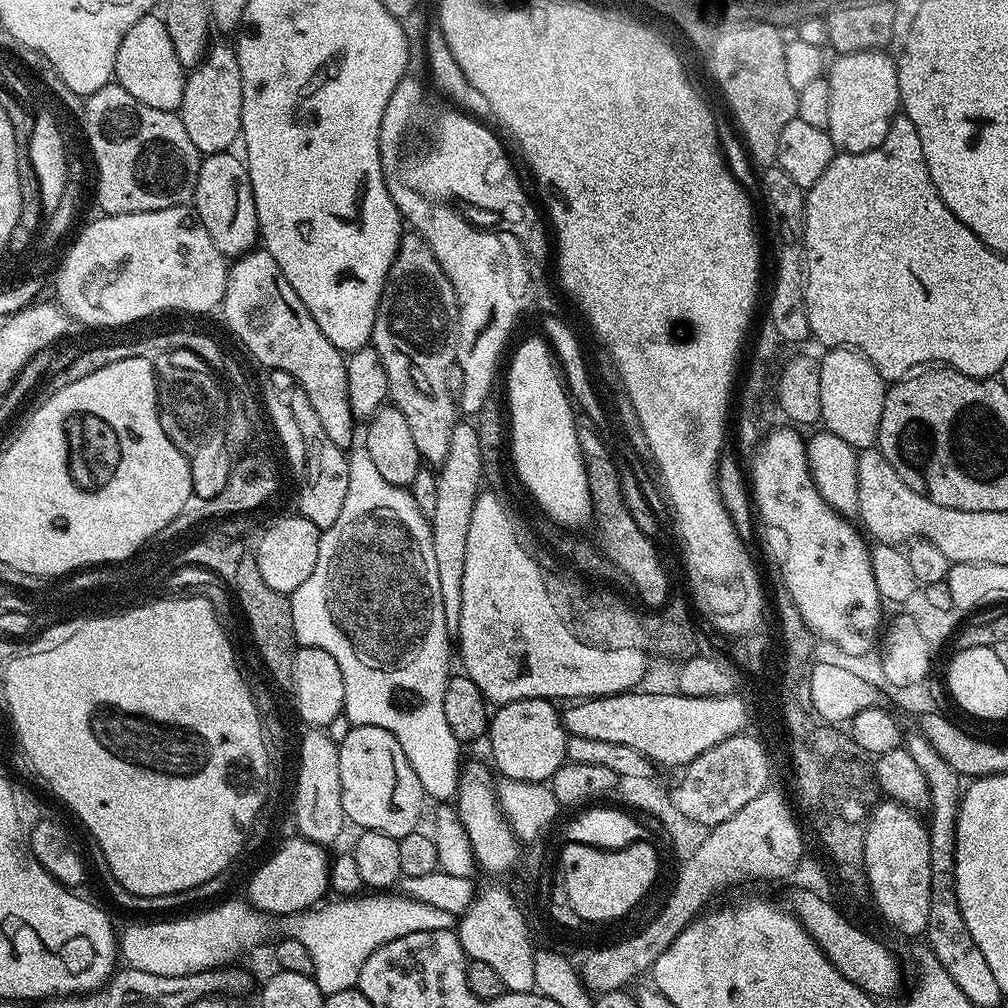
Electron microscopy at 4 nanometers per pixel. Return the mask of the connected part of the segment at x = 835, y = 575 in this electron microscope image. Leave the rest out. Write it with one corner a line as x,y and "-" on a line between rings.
784,427
788,428
776,428
763,437
759,448
751,457
752,476
750,472
754,508
759,523
761,520
768,531
768,552
772,555
773,562
780,567
779,583
790,594
795,606
798,606
806,626
821,641
829,640
838,651
845,652
844,656
848,658
866,654
877,647
882,621
885,619
885,605
871,569
869,545
864,545
865,537
861,529
849,517
837,513
820,496
809,472
805,437
800,437
795,427

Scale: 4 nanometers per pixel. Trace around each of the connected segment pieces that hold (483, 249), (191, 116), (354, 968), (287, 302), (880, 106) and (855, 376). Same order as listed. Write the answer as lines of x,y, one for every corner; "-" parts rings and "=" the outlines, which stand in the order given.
405,78
398,82
398,86
394,90
394,94
390,98
390,102
386,102
386,110
382,114
382,126
380,127
380,161
382,162
382,170
384,171
384,181
386,182
386,190
390,194
390,198
394,202
394,206
400,212
400,219
411,231
418,232
423,240
430,246
430,250
434,250
434,258
438,258
438,266
442,266
442,270
446,274
446,278
450,278
450,282
454,286
454,294
458,299
460,299
460,325
458,326
458,338
456,339
456,363
460,364
463,373
463,389
462,394
458,399
458,408
461,413
464,412
465,417
472,418
475,417
476,412
482,408
482,404
487,400
493,399
494,392
492,392
492,387
496,384
496,367
500,364
500,355
504,352
504,347
508,344
508,335
513,335
512,320
513,316
517,313
517,309
521,308
522,298
525,296
525,270
524,262
521,260
520,248
517,248
517,244
513,243
512,239
508,238
508,234
505,232
498,232
495,230
485,230
483,227
471,224
473,221
471,219
463,220
458,213
455,212
455,207
449,206
444,202
437,202
427,195
424,196
420,192
415,192
406,181
400,180
400,168
402,168
401,153
402,146
400,143
404,140
404,131
408,128
408,123
412,120
412,107
415,106
416,102
420,98
420,84
416,80
411,80
411,78
=
213,43
202,63
187,73
178,115
186,134
190,134
190,142
204,156
227,152
235,140
237,143
241,139
242,74
231,43
=
392,894
346,898
337,901
338,904
325,903
283,921
283,935
292,936
310,950
310,958
314,958
314,979
325,996
357,987
366,958
370,958
378,946
386,946
386,942
394,942
394,938
406,938
406,934
453,927
454,917
446,914
446,910
426,906
426,902
411,900
403,894
388,895
=
251,250
231,261
222,313
229,333
248,347
257,365
268,370
286,370
296,385
306,390
306,398
310,398
310,406
318,413
330,442
351,449
358,420
350,410
345,353
318,330
318,322
306,310
302,298
294,294
294,286
286,282
282,270
278,270
278,262
268,252
=
887,51
845,52
835,57
832,69
826,72
830,86
830,122
827,131
840,152
869,152
886,138
892,119
901,111
898,90
897,61
887,56
=
833,348
819,357
822,378
822,414
827,431
848,442
855,450
873,447
880,438
880,419
884,409
886,381
880,377
863,352
855,348

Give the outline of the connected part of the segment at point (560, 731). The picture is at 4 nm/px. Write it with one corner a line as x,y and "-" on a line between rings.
522,698
499,705
491,713
486,733
486,743
492,747
491,763
495,771
503,779
531,784
551,781
552,775
566,763
568,738
561,709
553,701
542,698

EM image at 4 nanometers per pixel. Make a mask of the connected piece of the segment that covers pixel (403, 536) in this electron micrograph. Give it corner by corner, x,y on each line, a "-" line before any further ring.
367,458
349,459
348,469
350,470
350,486
346,494
346,503
342,505
342,514
338,514
338,522
334,526
323,529
320,534
320,545
318,546
318,562
314,562
314,574
298,586
298,590
290,593
292,612
294,618
294,634
297,645
301,648
317,648
326,650
334,662
338,662
338,670
342,670
342,686
346,686
346,698
344,699
343,715
347,716
350,723
355,726
382,726
382,730
390,730
394,738
402,746
402,754
414,766
414,774
418,774
418,782
422,782
422,790
429,801
448,802
455,797
456,787
460,785
460,750
462,743
450,732
449,723
446,722
445,711
443,710
443,699
450,670
448,670
448,659
453,659
454,644
450,639
450,633
446,626
446,614
442,611
442,593
438,587
438,569
434,559
434,538
432,537
432,526
429,517
418,510
418,502
412,497
408,488
390,486
378,474
374,462

